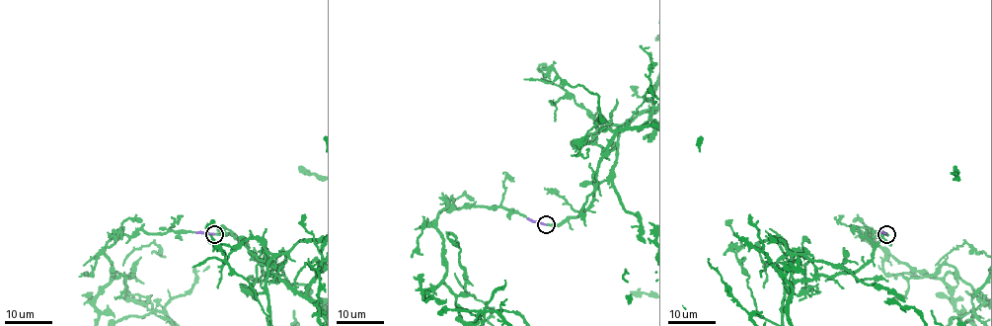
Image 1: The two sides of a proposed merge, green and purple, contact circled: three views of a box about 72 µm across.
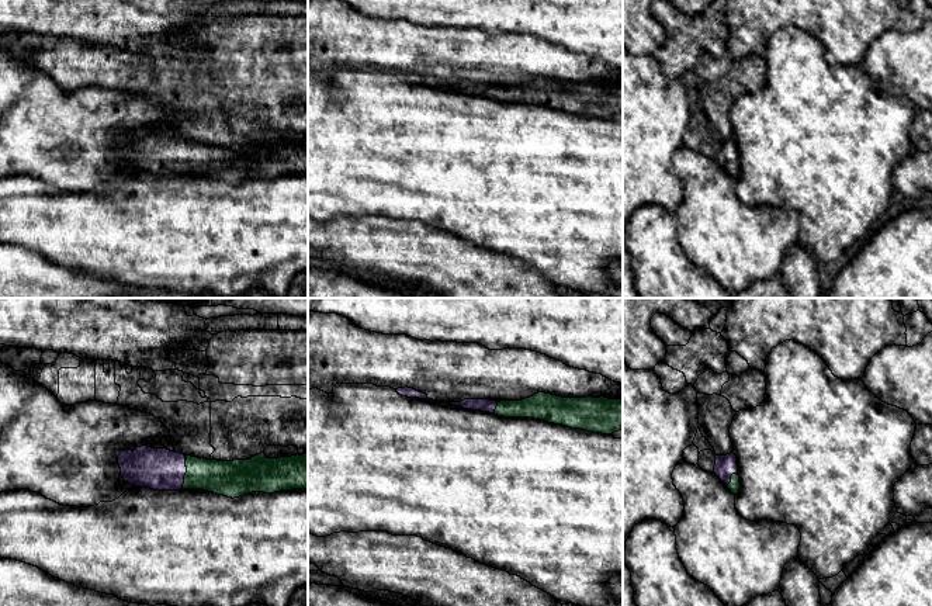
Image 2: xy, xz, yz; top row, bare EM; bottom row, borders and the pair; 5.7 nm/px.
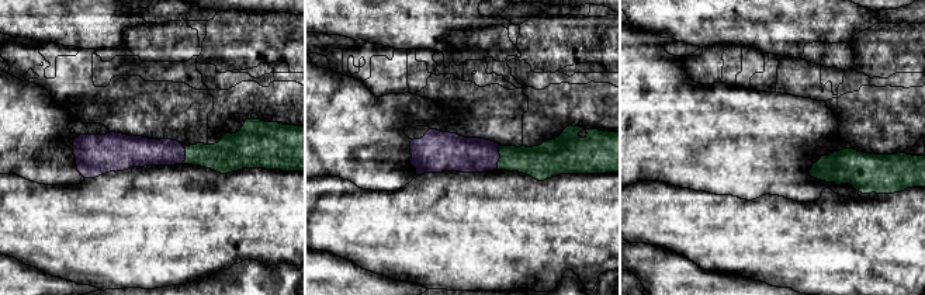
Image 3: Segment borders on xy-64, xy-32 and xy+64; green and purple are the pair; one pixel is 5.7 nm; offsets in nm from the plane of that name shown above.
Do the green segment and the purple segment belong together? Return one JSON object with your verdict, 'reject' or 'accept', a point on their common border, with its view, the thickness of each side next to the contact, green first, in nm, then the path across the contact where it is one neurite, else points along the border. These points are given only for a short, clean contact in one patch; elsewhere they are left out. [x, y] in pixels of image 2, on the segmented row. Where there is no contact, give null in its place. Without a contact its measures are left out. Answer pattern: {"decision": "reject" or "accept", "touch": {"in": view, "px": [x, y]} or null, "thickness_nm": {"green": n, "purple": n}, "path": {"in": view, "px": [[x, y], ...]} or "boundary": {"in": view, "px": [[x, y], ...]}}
{"decision": "accept", "touch": {"in": "xy", "px": [186, 473]}, "thickness_nm": {"green": 200, "purple": 240}, "path": {"in": "xy", "px": [[228, 478], [186, 473], [158, 468]]}}

